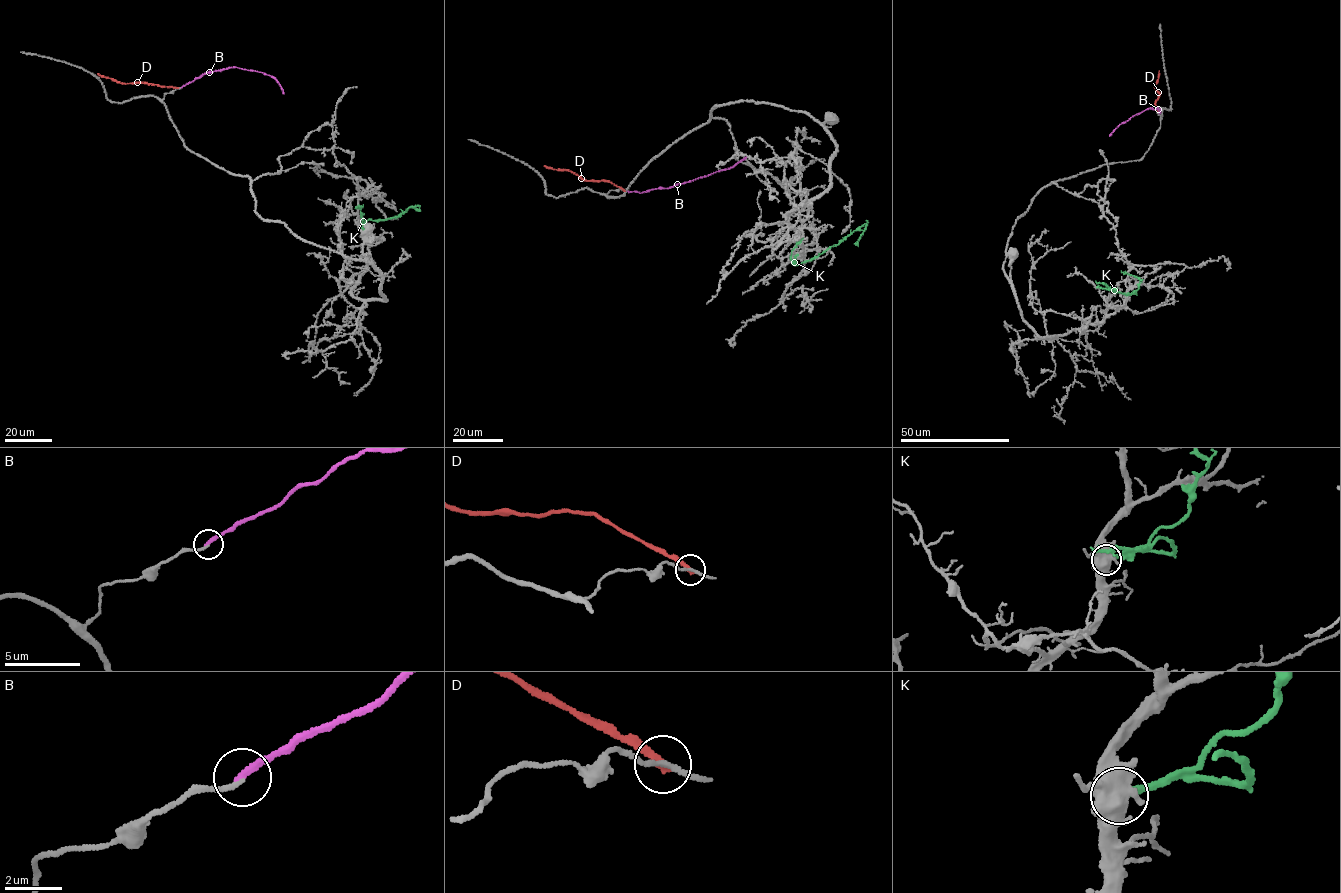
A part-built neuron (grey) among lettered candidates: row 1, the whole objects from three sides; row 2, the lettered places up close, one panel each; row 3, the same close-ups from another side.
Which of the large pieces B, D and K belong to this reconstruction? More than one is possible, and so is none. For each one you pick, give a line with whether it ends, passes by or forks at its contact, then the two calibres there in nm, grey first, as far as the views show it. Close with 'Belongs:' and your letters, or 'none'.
Belongs: none

